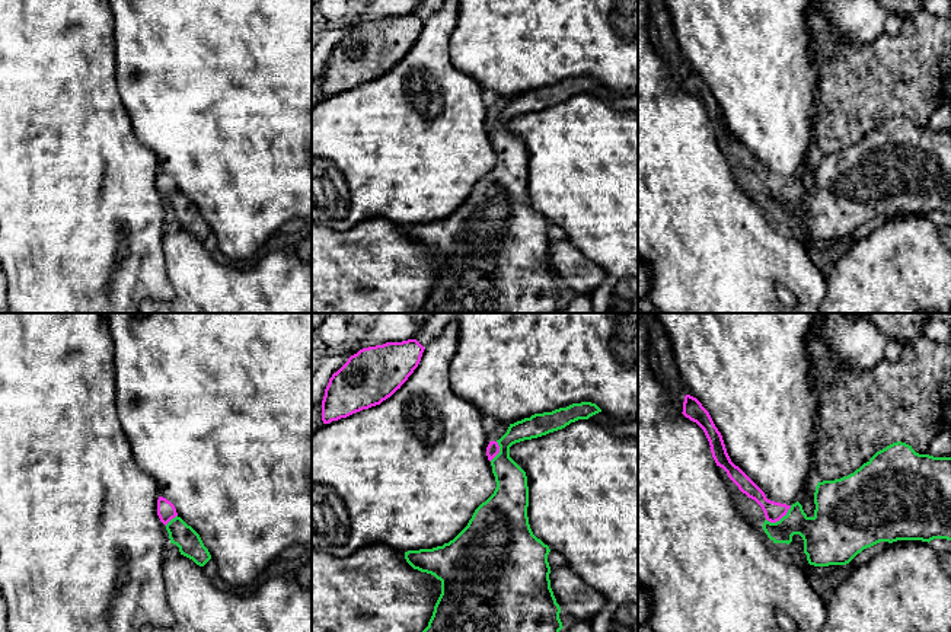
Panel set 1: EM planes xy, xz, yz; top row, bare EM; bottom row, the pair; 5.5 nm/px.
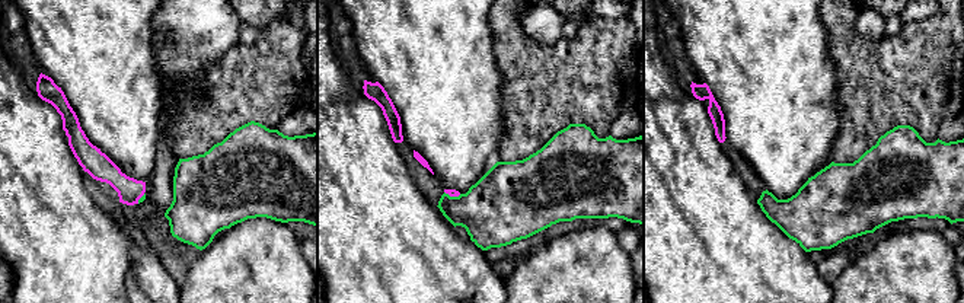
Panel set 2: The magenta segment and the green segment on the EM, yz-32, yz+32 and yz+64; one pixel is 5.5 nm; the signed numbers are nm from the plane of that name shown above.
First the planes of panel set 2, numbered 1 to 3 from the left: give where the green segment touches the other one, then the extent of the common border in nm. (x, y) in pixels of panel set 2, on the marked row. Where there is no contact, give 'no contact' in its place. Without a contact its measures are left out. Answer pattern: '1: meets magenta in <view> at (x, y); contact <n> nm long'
1: meets magenta in yz-32 at (140, 197); contact 70 nm long
2: meets magenta in yz+32 at (453, 195); contact 100 nm long
3: no contact

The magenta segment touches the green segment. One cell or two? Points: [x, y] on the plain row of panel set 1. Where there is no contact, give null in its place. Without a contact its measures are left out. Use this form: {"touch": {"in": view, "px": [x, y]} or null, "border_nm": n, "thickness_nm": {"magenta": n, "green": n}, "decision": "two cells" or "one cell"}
{"touch": {"in": "yz", "px": [779, 192]}, "border_nm": 170, "thickness_nm": {"magenta": 110, "green": 220}, "decision": "one cell"}

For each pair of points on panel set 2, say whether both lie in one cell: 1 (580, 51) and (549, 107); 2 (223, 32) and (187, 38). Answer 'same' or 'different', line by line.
1: same
2: same

